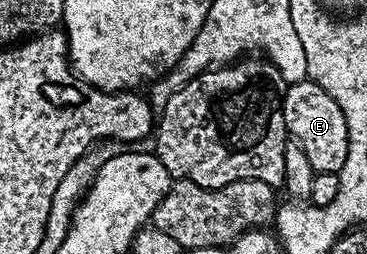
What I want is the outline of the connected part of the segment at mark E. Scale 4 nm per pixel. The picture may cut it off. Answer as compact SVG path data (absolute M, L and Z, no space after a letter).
M310 80L287 86L283 90L282 100L284 102L284 126L288 128L289 138L300 144L302 151L306 153L306 159L310 159L313 174L339 174L342 163L346 163L348 136L346 135L346 119L338 107L338 103L334 103L334 99L329 93L322 91L322 87L318 87Z

